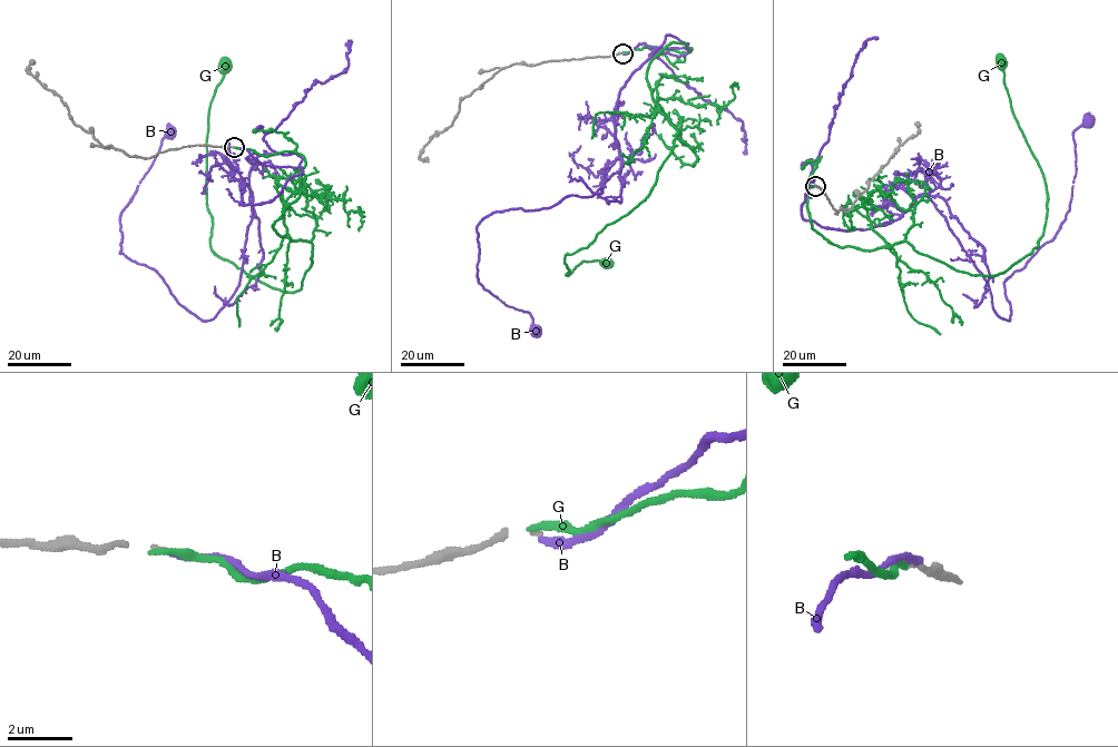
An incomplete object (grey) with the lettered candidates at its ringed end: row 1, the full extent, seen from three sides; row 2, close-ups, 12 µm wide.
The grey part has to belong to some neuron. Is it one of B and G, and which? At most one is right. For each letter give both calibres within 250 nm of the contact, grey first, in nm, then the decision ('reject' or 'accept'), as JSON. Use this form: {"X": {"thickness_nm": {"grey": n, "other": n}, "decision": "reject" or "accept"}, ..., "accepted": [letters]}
{"B": {"thickness_nm": {"grey": 70, "other": 200}, "decision": "accept"}, "G": {"thickness_nm": {"grey": 80, "other": 240}, "decision": "reject"}, "accepted": ["B"]}

